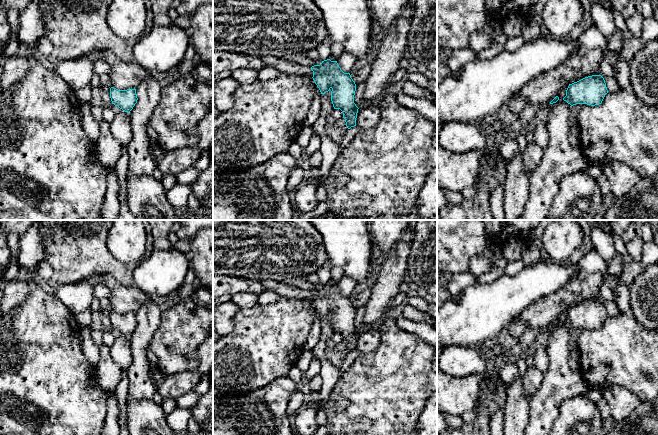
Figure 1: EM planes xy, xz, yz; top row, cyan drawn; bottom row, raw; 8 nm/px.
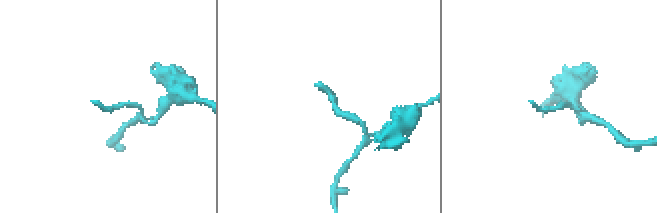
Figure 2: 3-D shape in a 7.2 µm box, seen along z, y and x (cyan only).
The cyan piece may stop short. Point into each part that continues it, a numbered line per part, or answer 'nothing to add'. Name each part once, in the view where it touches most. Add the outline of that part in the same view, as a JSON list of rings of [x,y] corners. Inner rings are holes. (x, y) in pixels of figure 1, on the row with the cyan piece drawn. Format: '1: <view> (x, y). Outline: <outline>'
nothing to add

